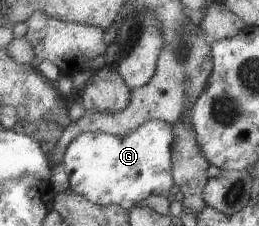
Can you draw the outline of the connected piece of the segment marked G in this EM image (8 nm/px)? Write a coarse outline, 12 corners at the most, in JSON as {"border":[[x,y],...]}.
{"border":[[175,129],[84,132],[67,192],[130,209],[173,185]]}

